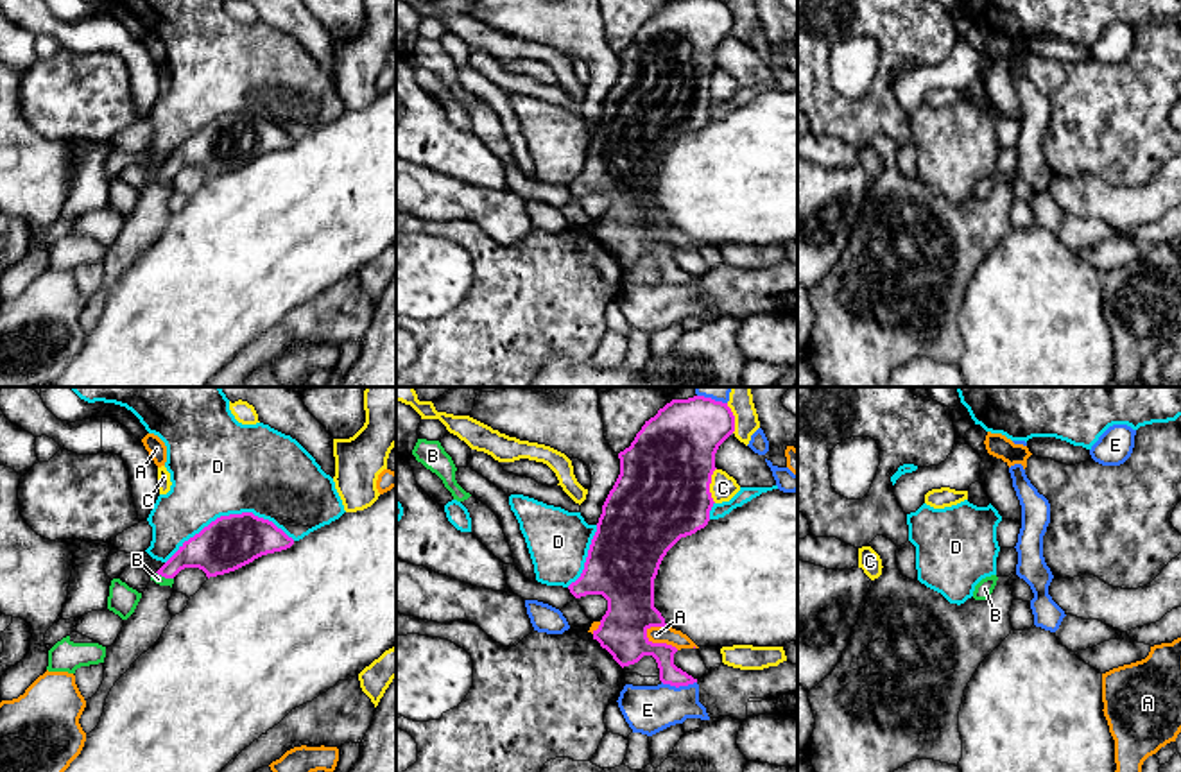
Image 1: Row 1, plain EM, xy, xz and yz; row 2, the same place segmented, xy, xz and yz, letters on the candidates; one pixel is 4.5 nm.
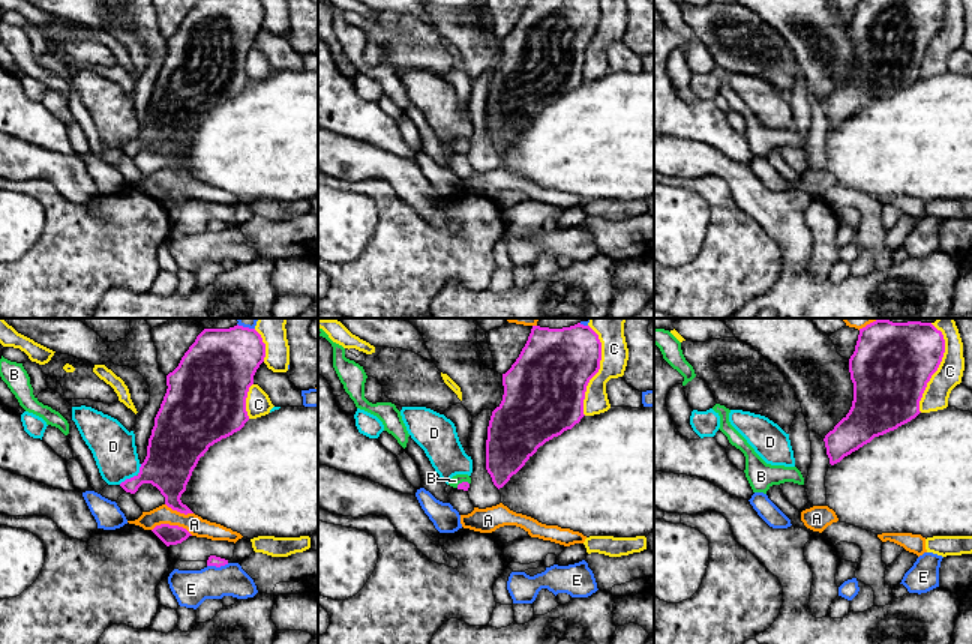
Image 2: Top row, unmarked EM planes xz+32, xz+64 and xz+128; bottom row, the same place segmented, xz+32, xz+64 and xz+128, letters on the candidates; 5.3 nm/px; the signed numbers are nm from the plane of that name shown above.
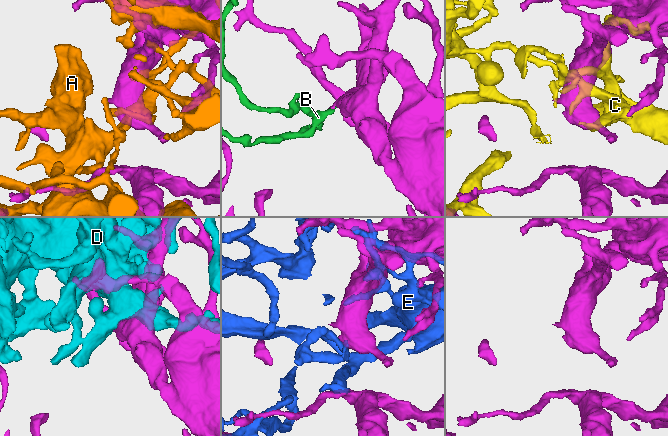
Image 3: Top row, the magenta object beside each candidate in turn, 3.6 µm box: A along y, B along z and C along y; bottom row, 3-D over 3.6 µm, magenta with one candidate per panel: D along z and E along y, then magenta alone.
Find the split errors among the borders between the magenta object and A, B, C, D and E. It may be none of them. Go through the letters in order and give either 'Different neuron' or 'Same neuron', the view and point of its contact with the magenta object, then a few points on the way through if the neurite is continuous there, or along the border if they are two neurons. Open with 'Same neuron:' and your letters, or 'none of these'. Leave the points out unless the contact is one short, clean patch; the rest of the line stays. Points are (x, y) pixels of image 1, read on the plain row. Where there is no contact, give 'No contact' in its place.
Same neuron: B
A: Different neuron. Touches magenta at xz (660, 242)
B: Same neuron. Touches magenta at xy (165, 176). Path across: xy (214, 149), (183, 156), (165, 176), (158, 178)
C: Different neuron. Touches magenta at xz (708, 85)
D: Different neuron. Touches magenta at xy (230, 113)
E: Different neuron. Touches magenta at xz (680, 283)

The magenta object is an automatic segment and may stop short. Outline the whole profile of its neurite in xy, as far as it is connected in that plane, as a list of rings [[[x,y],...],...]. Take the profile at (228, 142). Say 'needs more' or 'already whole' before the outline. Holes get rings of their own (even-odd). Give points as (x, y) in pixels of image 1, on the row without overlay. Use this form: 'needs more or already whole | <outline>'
needs more | [[[253,111],[220,115],[185,140],[151,179],[172,186],[185,167],[199,167],[208,177],[224,174],[292,143],[281,127]]]

